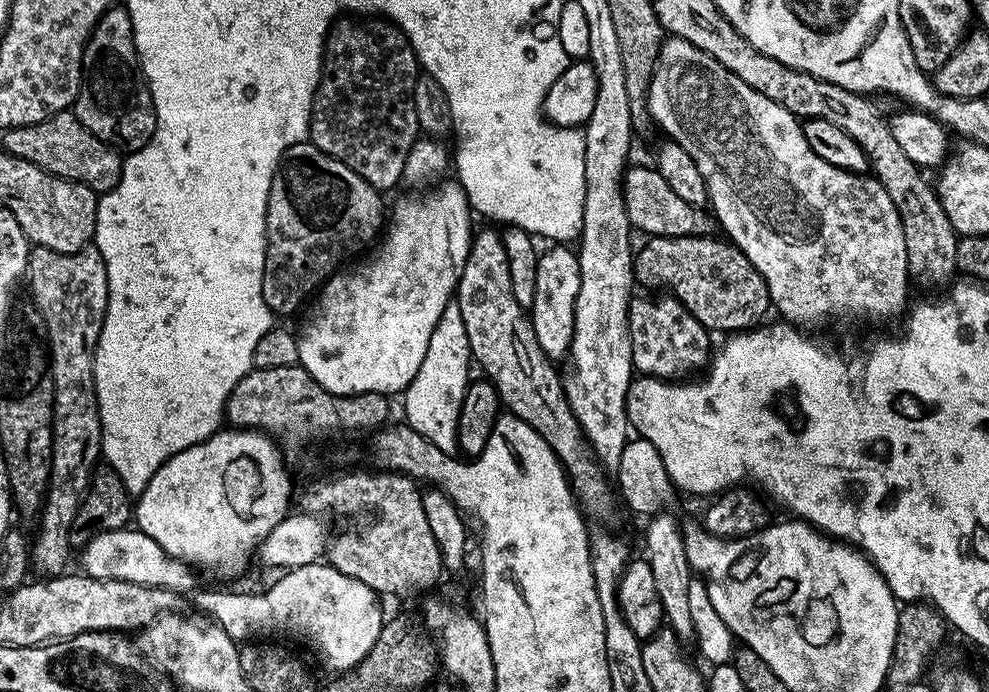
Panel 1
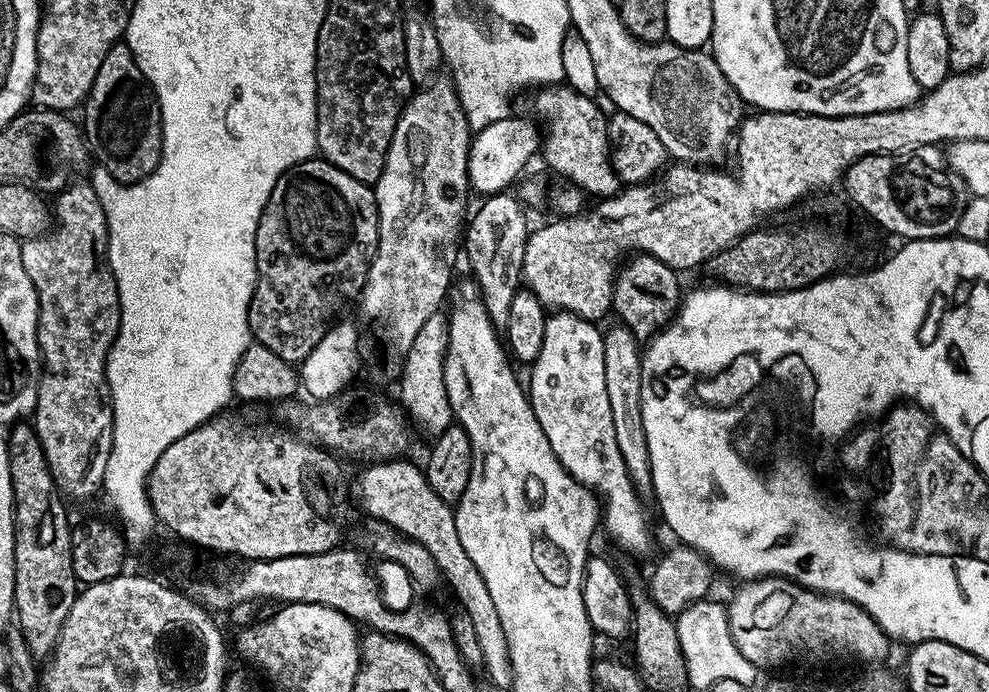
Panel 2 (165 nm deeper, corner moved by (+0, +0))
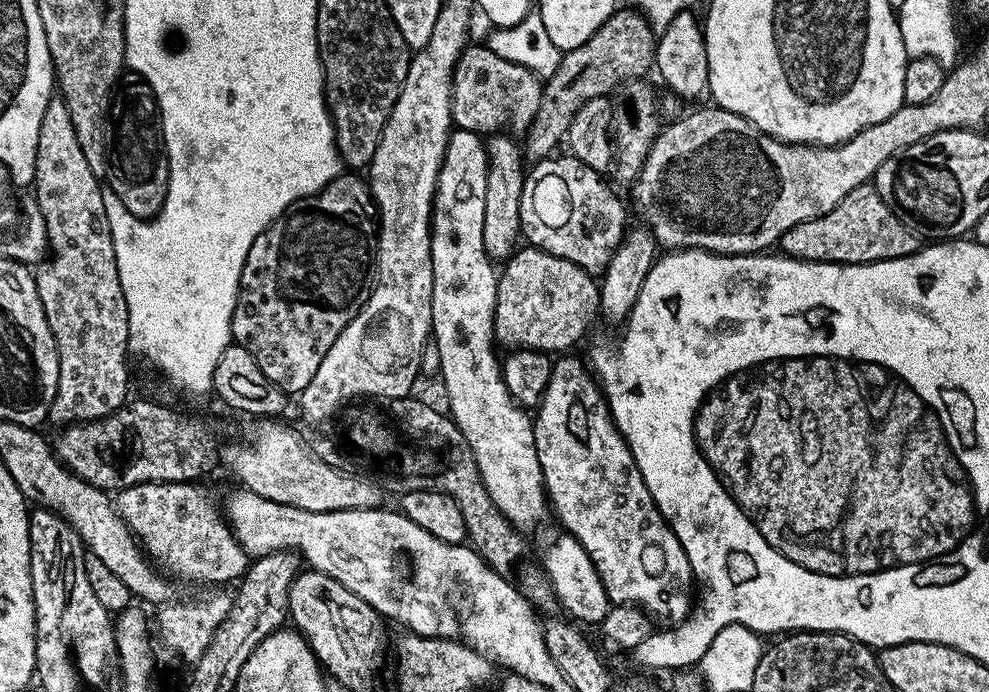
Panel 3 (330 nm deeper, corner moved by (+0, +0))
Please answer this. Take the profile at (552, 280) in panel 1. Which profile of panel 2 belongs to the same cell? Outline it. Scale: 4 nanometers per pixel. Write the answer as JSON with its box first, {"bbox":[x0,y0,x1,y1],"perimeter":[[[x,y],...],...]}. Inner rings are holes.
{"bbox":[526,311,652,554],"perimeter":[[[553,311],[546,322],[546,334],[542,338],[542,350],[538,353],[538,358],[530,366],[532,377],[526,380],[526,391],[529,400],[532,401],[532,409],[534,410],[534,418],[538,418],[538,426],[542,426],[542,434],[546,434],[546,442],[550,442],[550,450],[554,450],[554,454],[558,458],[558,462],[562,462],[562,466],[578,483],[589,491],[595,492],[597,497],[602,501],[602,528],[609,532],[622,547],[628,551],[628,554],[636,554],[632,552],[648,552],[652,548],[652,528],[648,525],[648,512],[644,509],[645,501],[636,493],[632,486],[632,479],[628,473],[626,462],[622,462],[622,453],[618,450],[618,438],[614,438],[614,418],[610,414],[610,397],[606,395],[606,358],[602,358],[602,346],[604,345],[604,332],[601,331],[593,321],[584,320],[581,316],[576,316],[572,312]]]}

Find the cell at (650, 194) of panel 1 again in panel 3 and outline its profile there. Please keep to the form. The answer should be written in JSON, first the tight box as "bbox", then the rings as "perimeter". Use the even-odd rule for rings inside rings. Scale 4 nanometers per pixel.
{"bbox":[452,43,544,134],"perimeter":[[[469,43],[464,53],[461,54],[460,61],[456,64],[456,74],[452,78],[452,120],[455,127],[477,134],[485,134],[484,132],[496,134],[504,129],[512,134],[527,133],[544,94],[544,84],[540,80],[541,77],[537,73],[531,72],[526,66],[510,62],[506,58],[494,54],[492,48],[483,43],[480,44]]]}

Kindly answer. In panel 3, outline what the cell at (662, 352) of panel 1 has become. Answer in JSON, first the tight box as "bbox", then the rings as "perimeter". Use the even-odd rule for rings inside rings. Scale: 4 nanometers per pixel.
{"bbox":[520,154,626,274],"perimeter":[[[565,154],[561,160],[556,159],[549,158],[531,165],[531,180],[522,190],[520,203],[520,231],[523,239],[530,242],[531,247],[574,262],[589,274],[603,273],[613,252],[626,239],[624,208],[619,198],[604,185],[605,177],[601,173],[571,154]],[[548,200],[557,200],[560,204],[548,204]],[[552,215],[556,215],[556,221],[546,225],[536,236],[536,220],[544,224],[548,216]]]}

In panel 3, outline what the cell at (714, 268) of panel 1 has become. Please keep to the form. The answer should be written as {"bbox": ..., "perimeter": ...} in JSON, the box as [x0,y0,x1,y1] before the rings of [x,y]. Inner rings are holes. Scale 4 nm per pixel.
{"bbox":[778,182,922,264],"perimeter":[[[869,182],[850,190],[834,210],[814,218],[810,222],[798,222],[778,242],[778,248],[783,255],[792,256],[795,260],[813,260],[819,264],[869,264],[870,262],[882,262],[883,260],[893,260],[909,256],[919,252],[922,247],[921,237],[915,227],[904,224],[886,202],[882,202],[882,194],[878,194],[875,183]]]}

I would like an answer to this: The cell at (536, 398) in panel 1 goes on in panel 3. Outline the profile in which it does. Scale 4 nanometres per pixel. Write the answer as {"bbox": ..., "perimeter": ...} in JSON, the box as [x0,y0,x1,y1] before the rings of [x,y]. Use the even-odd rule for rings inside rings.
{"bbox":[482,134,526,262],"perimeter":[[[496,134],[487,141],[488,177],[486,178],[486,214],[482,218],[482,246],[489,260],[493,262],[507,261],[517,251],[522,233],[520,231],[520,203],[522,190],[526,186],[526,166],[522,161],[522,148],[515,144],[508,134]]]}

